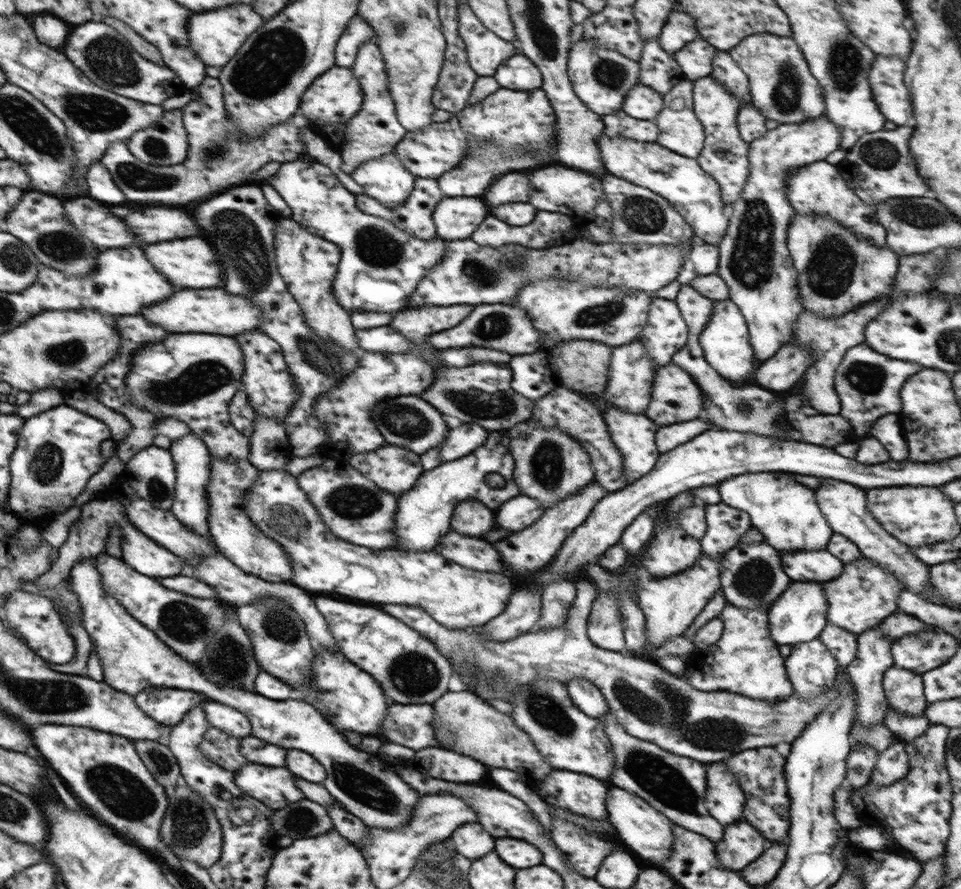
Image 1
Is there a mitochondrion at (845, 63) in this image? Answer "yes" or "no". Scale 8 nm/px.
yes

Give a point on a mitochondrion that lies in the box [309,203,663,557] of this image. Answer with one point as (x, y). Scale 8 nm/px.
(552, 461)

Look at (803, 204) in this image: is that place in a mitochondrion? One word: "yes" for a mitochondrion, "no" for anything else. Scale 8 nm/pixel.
no

